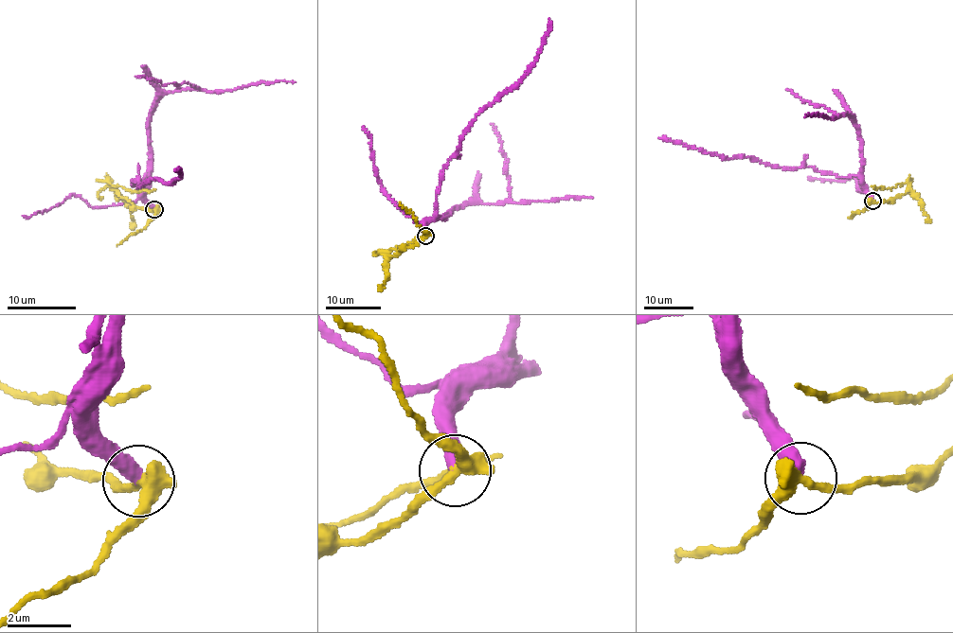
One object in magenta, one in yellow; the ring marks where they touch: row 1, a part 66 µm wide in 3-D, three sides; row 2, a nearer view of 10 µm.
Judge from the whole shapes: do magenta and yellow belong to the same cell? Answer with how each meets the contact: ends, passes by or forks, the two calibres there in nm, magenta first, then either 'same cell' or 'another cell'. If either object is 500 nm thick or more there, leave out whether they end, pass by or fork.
magenta ends; yellow passes by; calibres 440 and 440 nm; another cell

